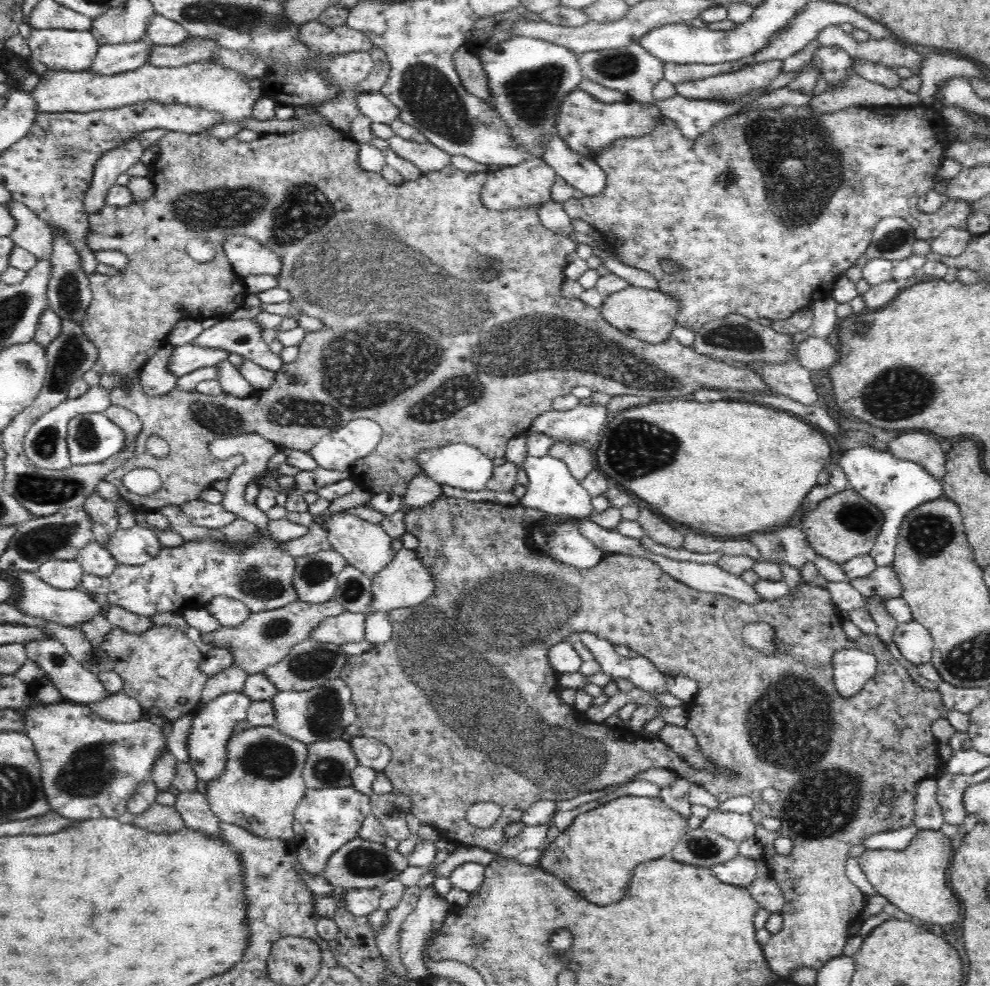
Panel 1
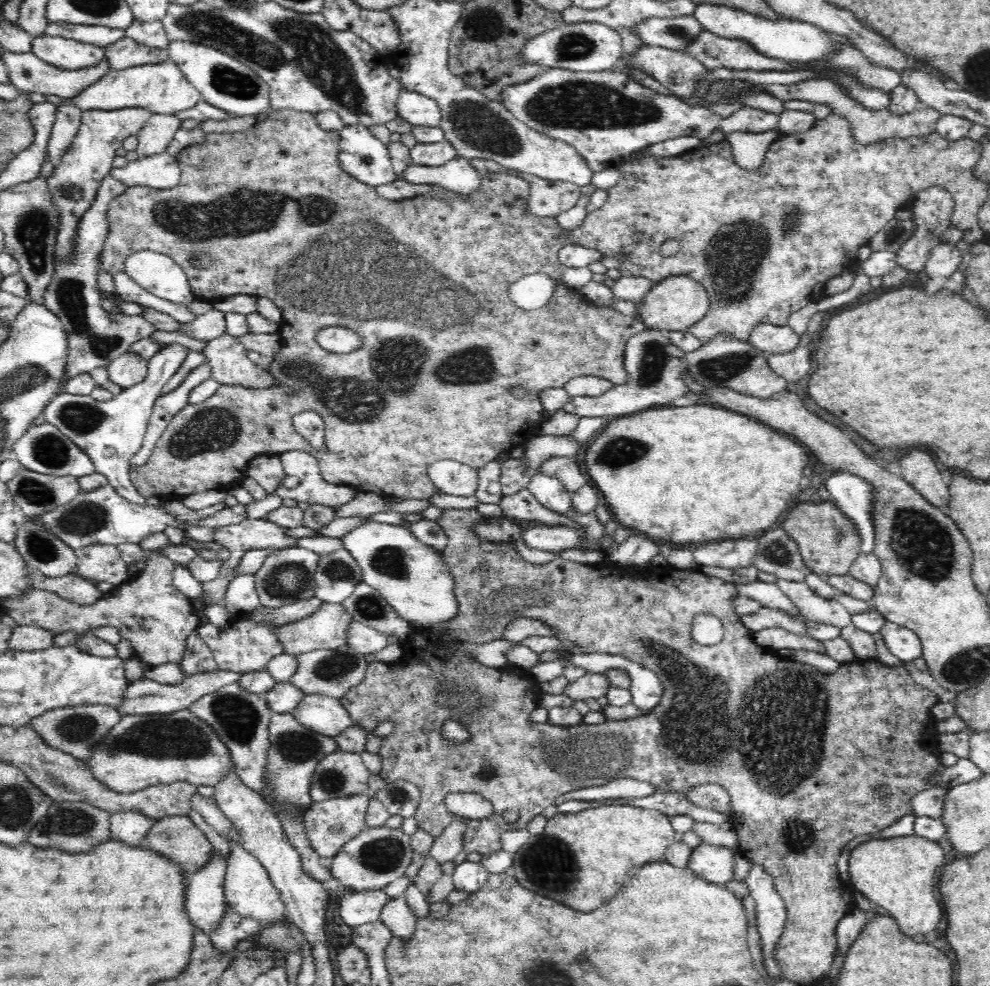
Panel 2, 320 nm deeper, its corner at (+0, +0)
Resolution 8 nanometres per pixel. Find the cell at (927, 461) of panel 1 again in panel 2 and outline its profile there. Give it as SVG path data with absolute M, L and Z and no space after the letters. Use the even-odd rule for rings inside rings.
M912 450L900 460L899 476L912 486L928 503L946 510L950 503L949 487L944 484L942 474L928 452Z

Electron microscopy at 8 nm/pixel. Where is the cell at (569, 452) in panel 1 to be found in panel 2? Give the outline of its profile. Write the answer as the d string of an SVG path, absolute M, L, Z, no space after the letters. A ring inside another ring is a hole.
M558 457L539 466L539 473L554 476L572 494L582 486L586 486L586 478L582 476L575 457Z

